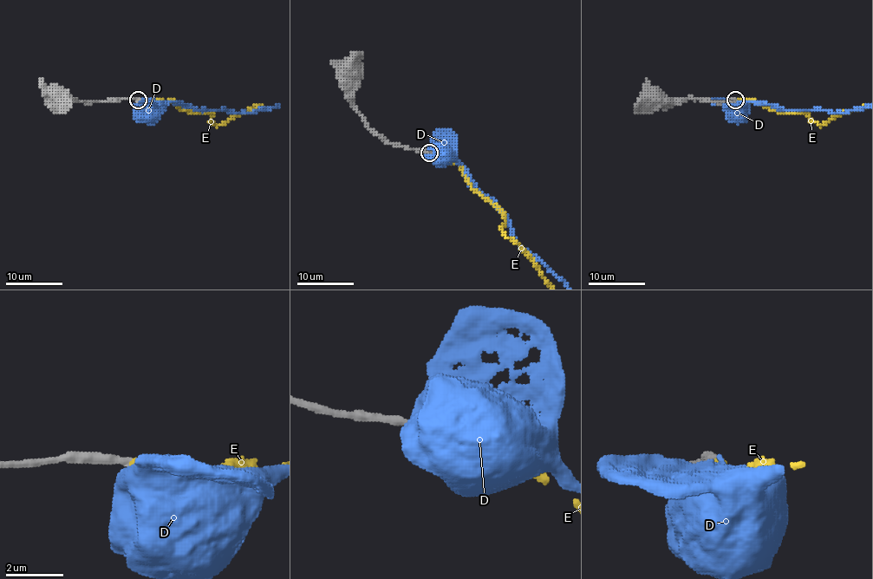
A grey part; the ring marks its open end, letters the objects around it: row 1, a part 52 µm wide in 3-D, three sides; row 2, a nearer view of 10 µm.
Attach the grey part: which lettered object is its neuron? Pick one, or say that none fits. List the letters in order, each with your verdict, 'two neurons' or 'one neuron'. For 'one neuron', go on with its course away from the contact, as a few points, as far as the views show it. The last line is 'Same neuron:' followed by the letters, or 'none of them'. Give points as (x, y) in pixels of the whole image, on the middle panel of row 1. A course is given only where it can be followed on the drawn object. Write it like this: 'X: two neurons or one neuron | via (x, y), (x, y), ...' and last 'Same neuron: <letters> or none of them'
D: two neurons
E: one neuron
Same neuron: E

